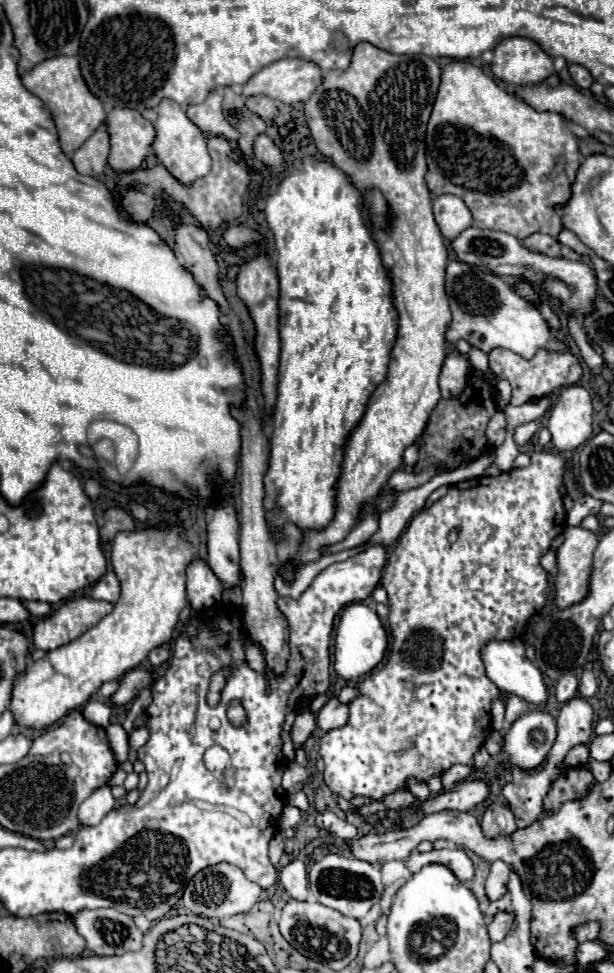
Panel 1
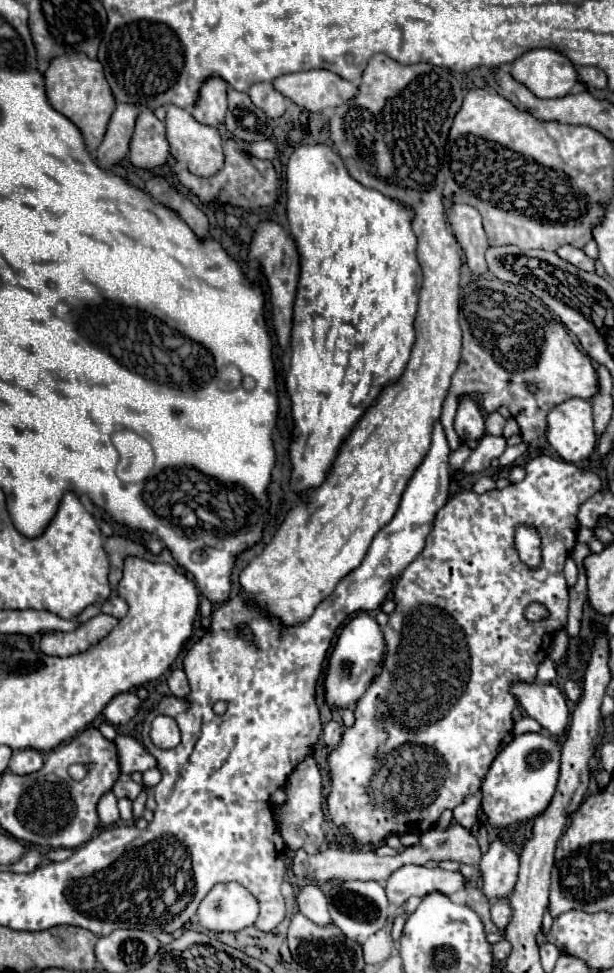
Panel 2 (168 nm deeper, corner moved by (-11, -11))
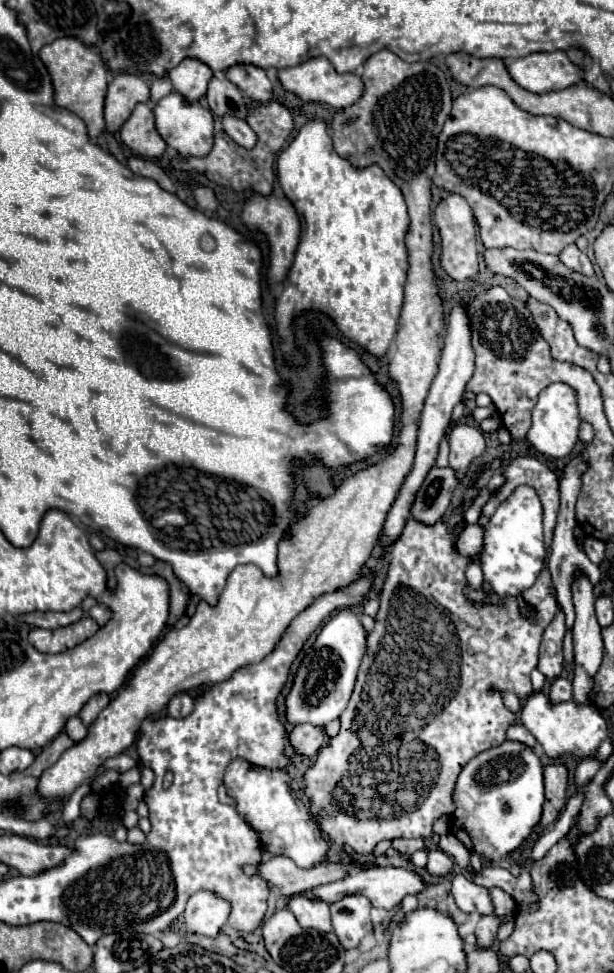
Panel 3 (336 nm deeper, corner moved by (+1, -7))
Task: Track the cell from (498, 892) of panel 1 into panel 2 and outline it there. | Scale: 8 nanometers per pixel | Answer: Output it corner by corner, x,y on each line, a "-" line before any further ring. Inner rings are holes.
498,899
492,903
492,923
498,929
506,929
506,925
510,923
512,911
510,911
510,903
508,899

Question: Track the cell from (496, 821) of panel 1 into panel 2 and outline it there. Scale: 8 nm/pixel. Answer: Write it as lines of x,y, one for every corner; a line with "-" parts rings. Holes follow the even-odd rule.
500,839
490,843
490,849
480,859
482,893
488,899
506,899
514,891
518,875
518,855

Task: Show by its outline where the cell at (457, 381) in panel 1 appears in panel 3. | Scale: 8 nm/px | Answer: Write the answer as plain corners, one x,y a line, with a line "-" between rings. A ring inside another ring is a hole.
458,423
450,429
448,433
448,443
450,443
450,467
464,477
468,463
474,457
480,457
486,449
484,437
476,427
470,427
466,423

